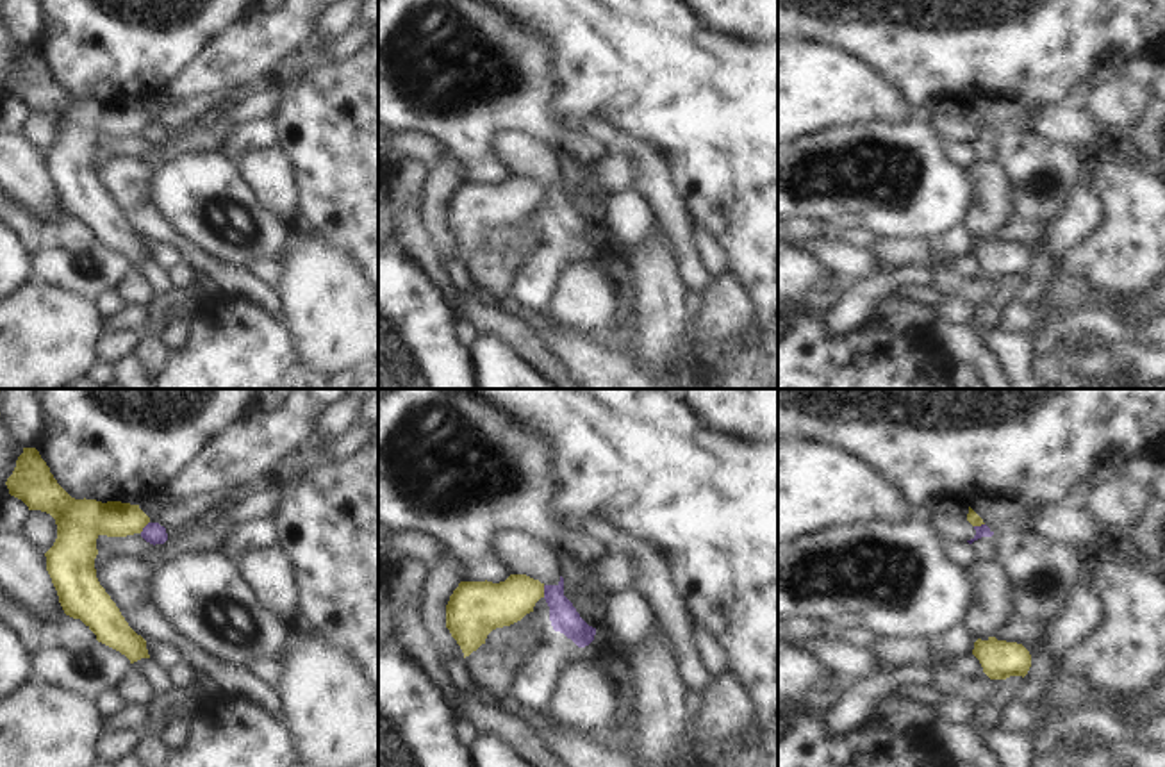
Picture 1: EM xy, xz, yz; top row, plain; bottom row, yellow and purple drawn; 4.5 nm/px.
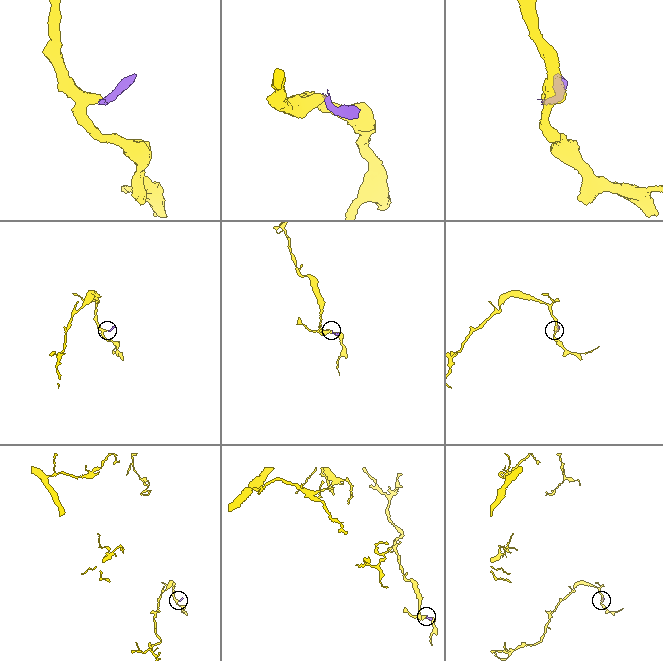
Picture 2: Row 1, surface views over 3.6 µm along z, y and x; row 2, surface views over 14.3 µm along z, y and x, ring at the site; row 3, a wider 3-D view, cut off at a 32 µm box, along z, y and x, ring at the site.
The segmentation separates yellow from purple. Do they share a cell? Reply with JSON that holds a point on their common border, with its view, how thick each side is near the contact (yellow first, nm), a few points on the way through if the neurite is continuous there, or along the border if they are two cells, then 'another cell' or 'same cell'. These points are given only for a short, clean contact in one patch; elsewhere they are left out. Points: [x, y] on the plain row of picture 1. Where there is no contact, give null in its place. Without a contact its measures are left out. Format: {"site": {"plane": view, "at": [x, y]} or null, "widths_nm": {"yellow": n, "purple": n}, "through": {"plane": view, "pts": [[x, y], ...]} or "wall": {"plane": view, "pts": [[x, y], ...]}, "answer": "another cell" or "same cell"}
{"site": {"plane": "xz", "at": [543, 191]}, "widths_nm": {"yellow": 220, "purple": 130}, "wall": {"plane": "xz", "pts": [[543, 186], [545, 197]]}, "answer": "another cell"}

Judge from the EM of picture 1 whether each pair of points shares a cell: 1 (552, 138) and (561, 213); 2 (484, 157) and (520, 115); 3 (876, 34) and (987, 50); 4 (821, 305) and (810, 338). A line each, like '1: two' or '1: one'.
1: two
2: one
3: one
4: two

